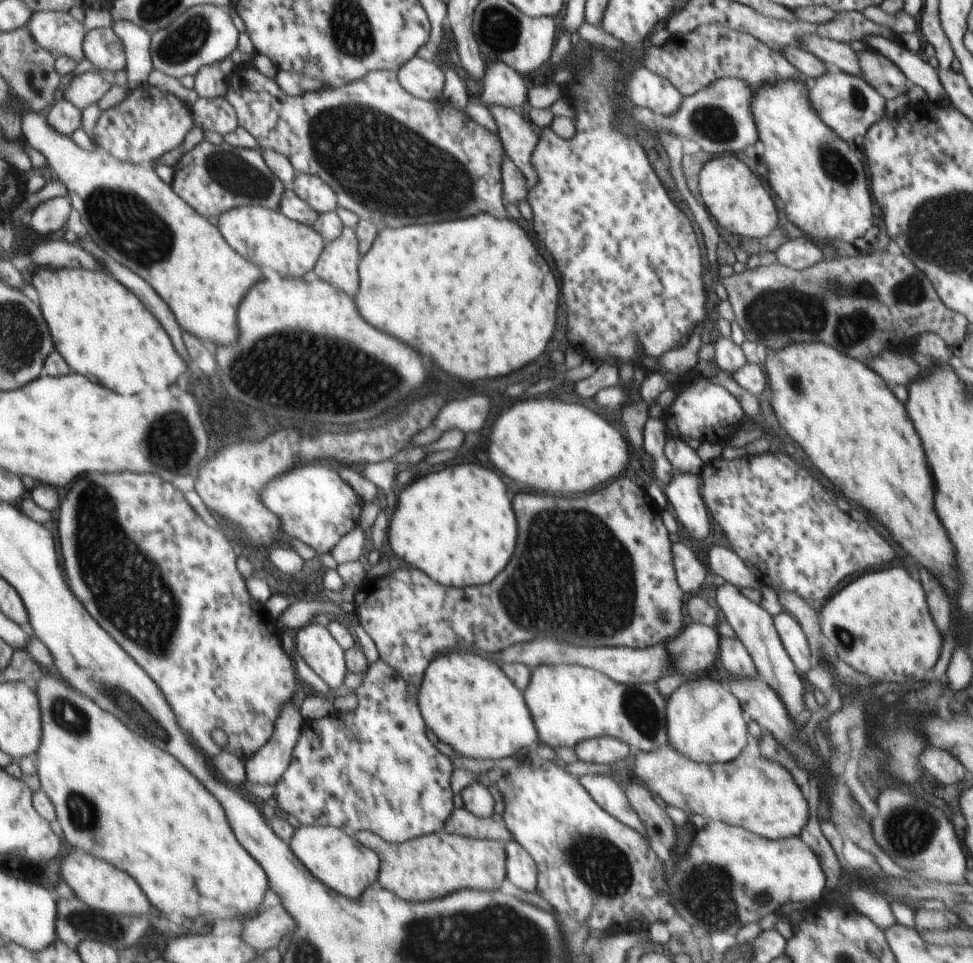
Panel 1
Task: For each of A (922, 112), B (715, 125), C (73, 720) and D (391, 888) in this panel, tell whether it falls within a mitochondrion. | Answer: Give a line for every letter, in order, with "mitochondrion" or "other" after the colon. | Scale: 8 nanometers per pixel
A: other
B: mitochondrion
C: mitochondrion
D: other

